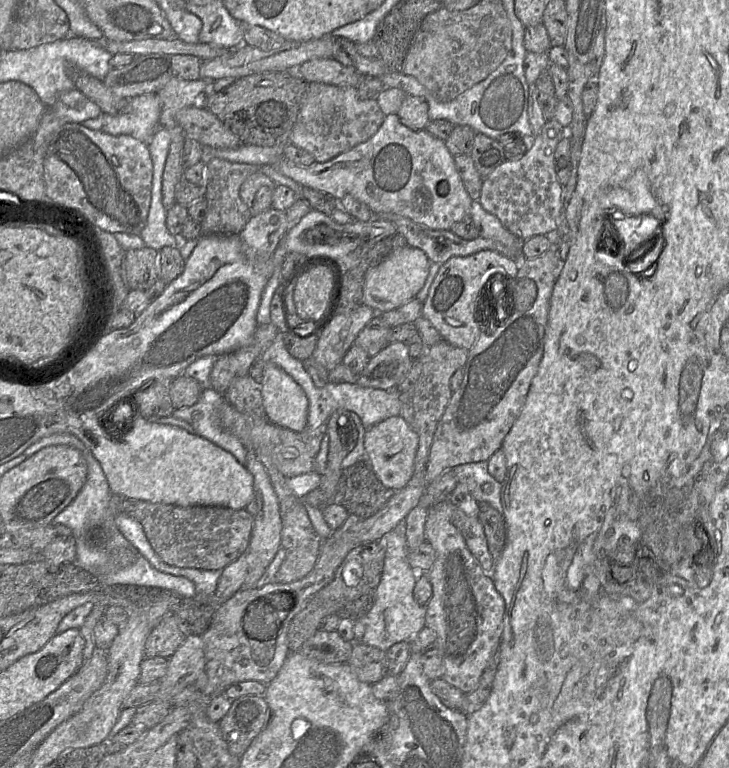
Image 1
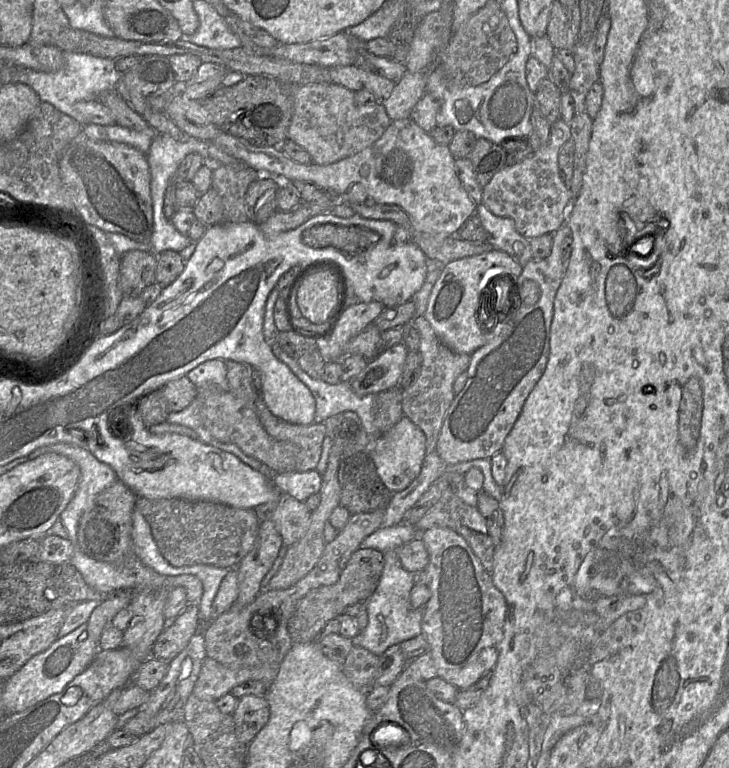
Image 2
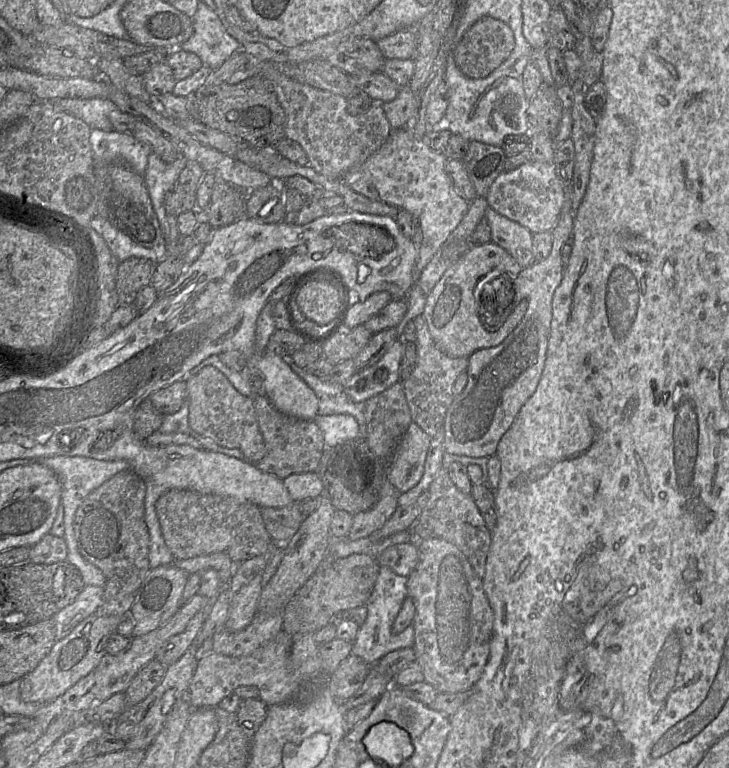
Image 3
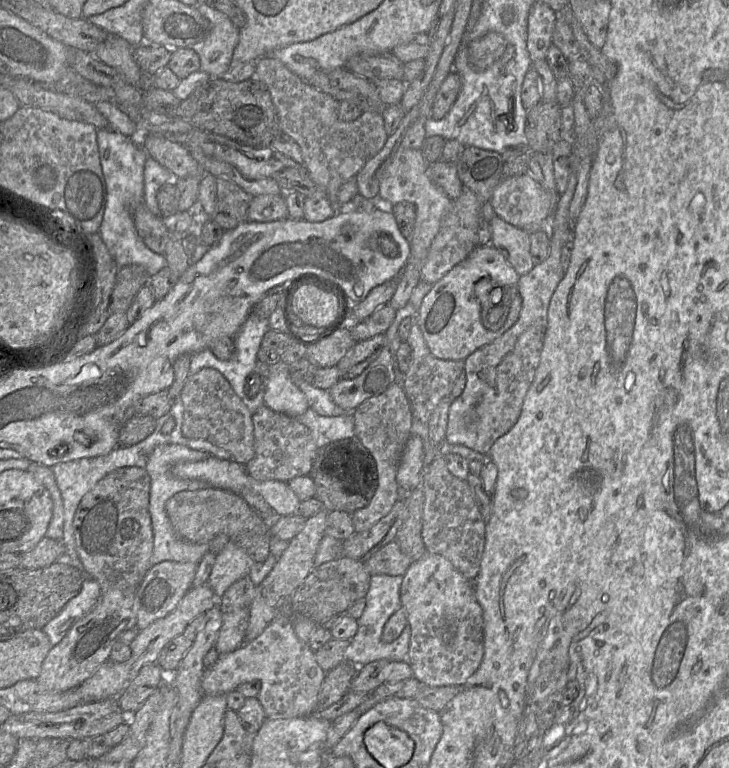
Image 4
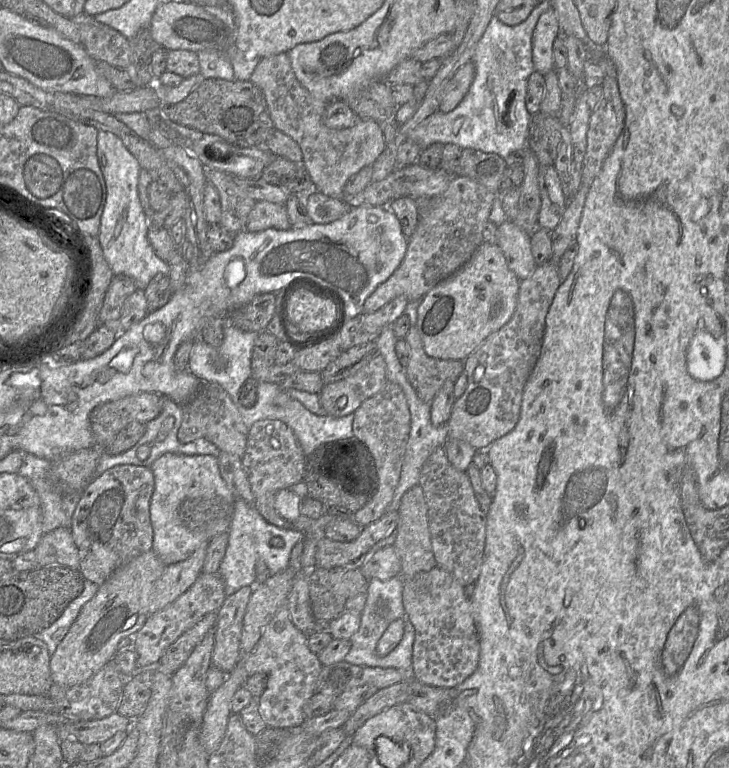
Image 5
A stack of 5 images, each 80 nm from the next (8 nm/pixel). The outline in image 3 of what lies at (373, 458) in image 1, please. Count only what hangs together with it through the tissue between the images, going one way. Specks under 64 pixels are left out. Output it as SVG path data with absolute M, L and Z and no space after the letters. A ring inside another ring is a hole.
M412 421L397 444L386 467L386 477L400 493L411 490L421 480L430 439Z

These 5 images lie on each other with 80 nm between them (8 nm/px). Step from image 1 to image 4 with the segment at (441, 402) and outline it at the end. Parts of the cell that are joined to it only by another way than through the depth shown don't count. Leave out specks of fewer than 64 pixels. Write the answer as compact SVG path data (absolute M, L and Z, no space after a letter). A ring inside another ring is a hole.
M417 314L412 318L410 335L406 340L413 350L412 363L404 374L403 389L409 400L413 417L428 424L430 417L439 402L451 394L455 381L464 371L464 361L443 360L436 358L429 350L423 333L417 322Z

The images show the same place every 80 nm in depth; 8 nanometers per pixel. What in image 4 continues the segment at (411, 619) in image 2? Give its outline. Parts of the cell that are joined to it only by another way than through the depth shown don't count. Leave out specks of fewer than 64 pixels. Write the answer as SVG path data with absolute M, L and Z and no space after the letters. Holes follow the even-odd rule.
M372 575L370 580L369 591L365 596L366 606L359 619L356 635L351 639L350 645L345 652L345 661L352 663L358 667L377 660L389 661L407 661L409 652L411 628L406 625L401 635L391 643L382 641L382 633L385 624L390 617L402 608L400 600L400 588L403 581L403 576L389 575Z

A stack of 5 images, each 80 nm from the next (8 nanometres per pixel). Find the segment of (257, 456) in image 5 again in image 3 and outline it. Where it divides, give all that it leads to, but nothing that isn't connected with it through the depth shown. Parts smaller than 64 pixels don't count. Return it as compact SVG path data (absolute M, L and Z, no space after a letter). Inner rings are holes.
M265 395L254 398L258 425L266 446L265 456L256 467L265 473L284 479L292 474L318 471L324 450L324 437L313 420L303 420L278 411Z

